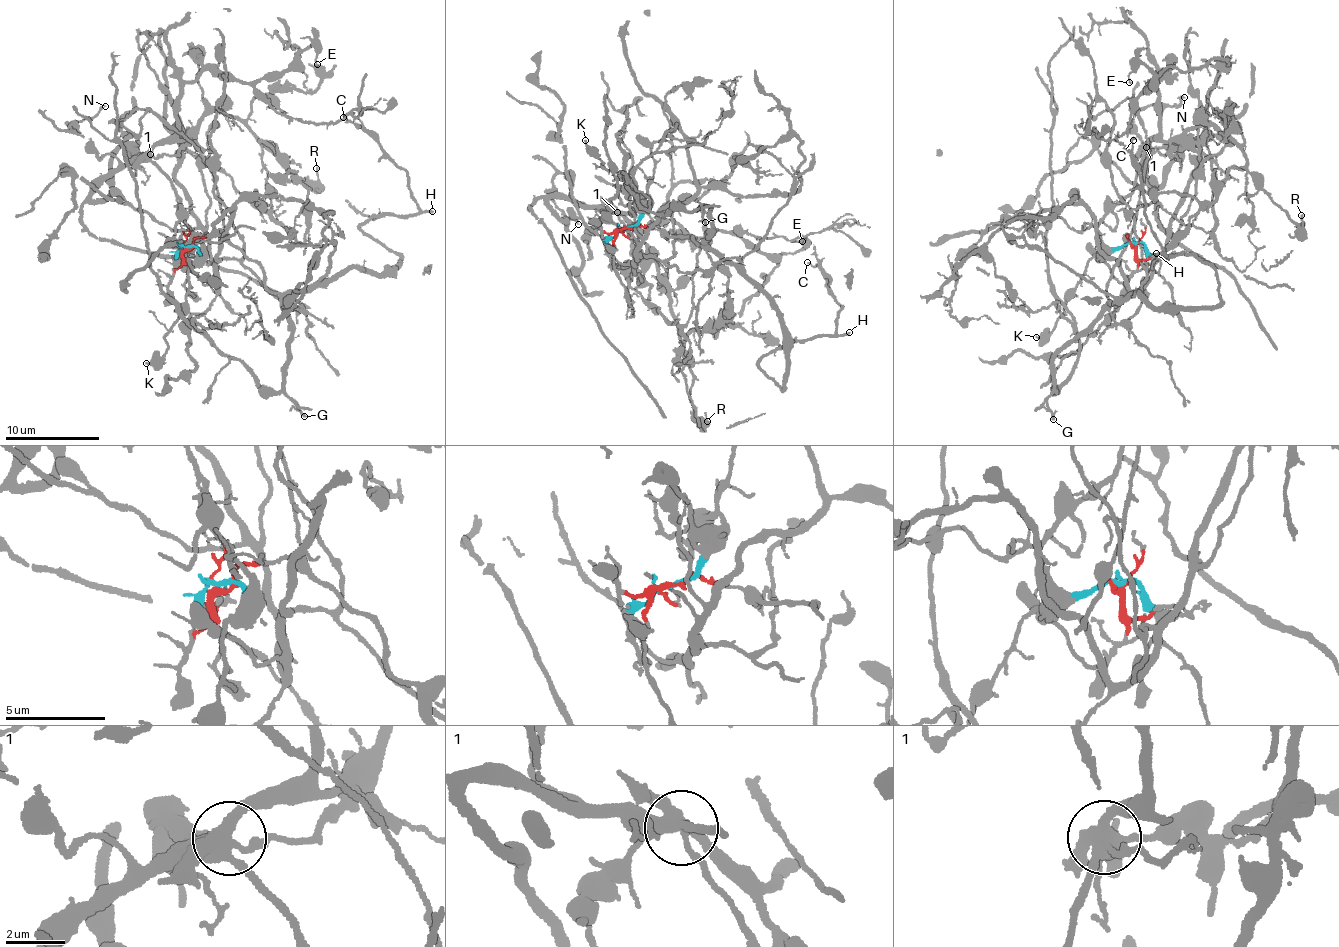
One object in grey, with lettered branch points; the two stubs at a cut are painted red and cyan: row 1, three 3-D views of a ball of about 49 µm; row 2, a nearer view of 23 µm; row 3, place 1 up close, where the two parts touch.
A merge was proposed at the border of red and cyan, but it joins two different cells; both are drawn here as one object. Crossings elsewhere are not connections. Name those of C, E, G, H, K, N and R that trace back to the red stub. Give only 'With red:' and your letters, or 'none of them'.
With red: C, G, H

